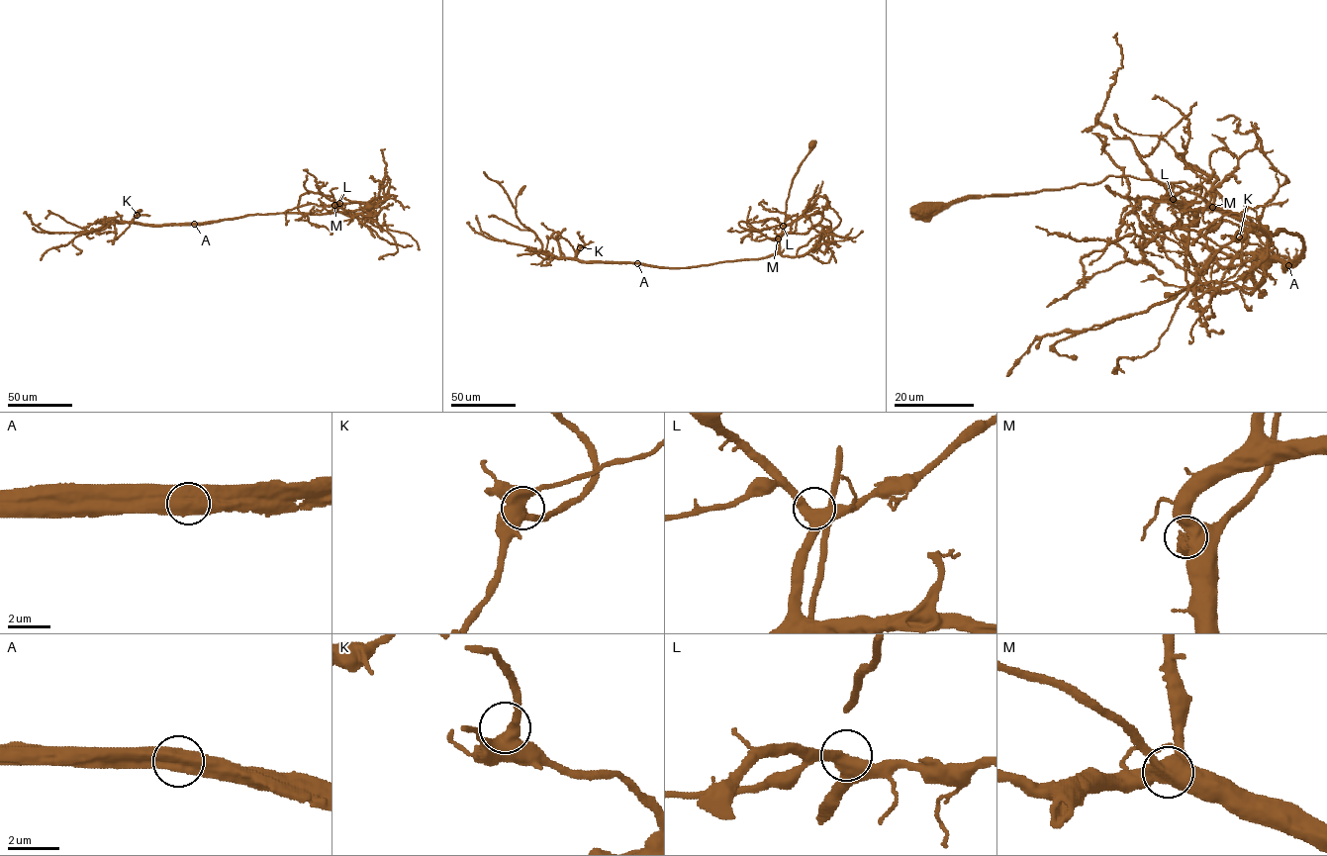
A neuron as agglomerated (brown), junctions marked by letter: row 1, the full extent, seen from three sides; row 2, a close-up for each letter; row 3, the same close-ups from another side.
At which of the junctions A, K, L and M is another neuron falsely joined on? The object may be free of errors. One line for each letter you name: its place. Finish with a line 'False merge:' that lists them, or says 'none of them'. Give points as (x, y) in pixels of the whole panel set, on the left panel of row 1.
A: place (194, 224)
False merge: A

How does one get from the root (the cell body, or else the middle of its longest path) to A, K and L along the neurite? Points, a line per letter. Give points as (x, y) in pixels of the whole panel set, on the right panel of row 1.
A: (924, 209), (1096, 184), (1109, 176), (1153, 179), (1197, 193), (1260, 230), (1296, 235), (1303, 250), (1288, 265)
K: (924, 209), (1133, 176), (1197, 193), (1268, 233), (1296, 235), (1303, 250), (1286, 267), (1239, 237)
L: (924, 209), (1096, 184), (1109, 176), (1177, 185), (1209, 206), (1189, 209), (1173, 199)

